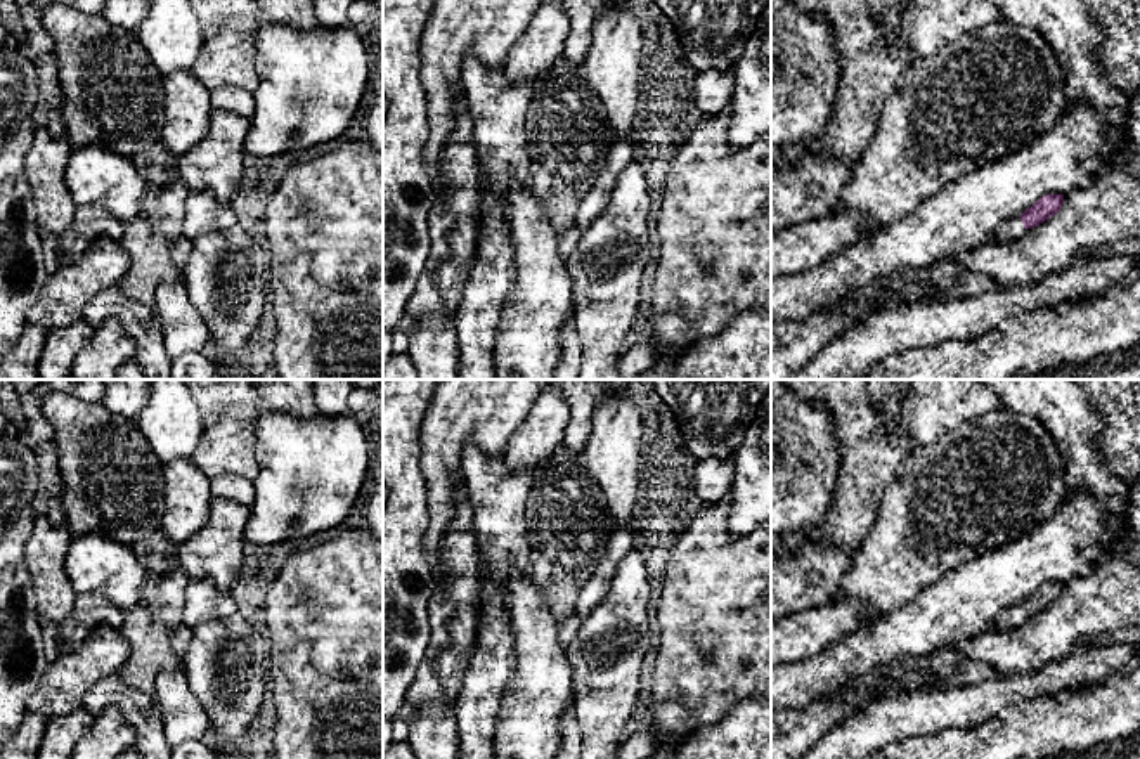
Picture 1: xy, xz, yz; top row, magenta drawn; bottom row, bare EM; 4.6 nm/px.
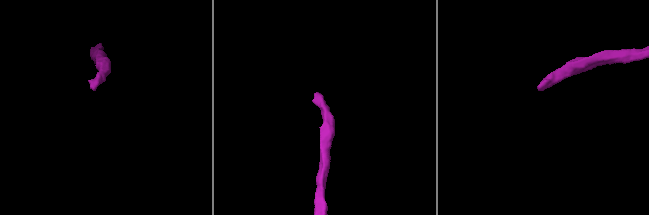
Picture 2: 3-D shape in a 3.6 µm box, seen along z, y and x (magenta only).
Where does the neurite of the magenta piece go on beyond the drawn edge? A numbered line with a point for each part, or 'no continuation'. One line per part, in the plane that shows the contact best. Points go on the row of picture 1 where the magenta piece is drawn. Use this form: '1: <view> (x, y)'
1: yz (1010, 229)

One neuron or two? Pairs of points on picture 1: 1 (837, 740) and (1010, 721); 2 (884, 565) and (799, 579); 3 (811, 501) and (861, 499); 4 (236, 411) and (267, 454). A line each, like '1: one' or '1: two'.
1: two
2: two
3: two
4: two

